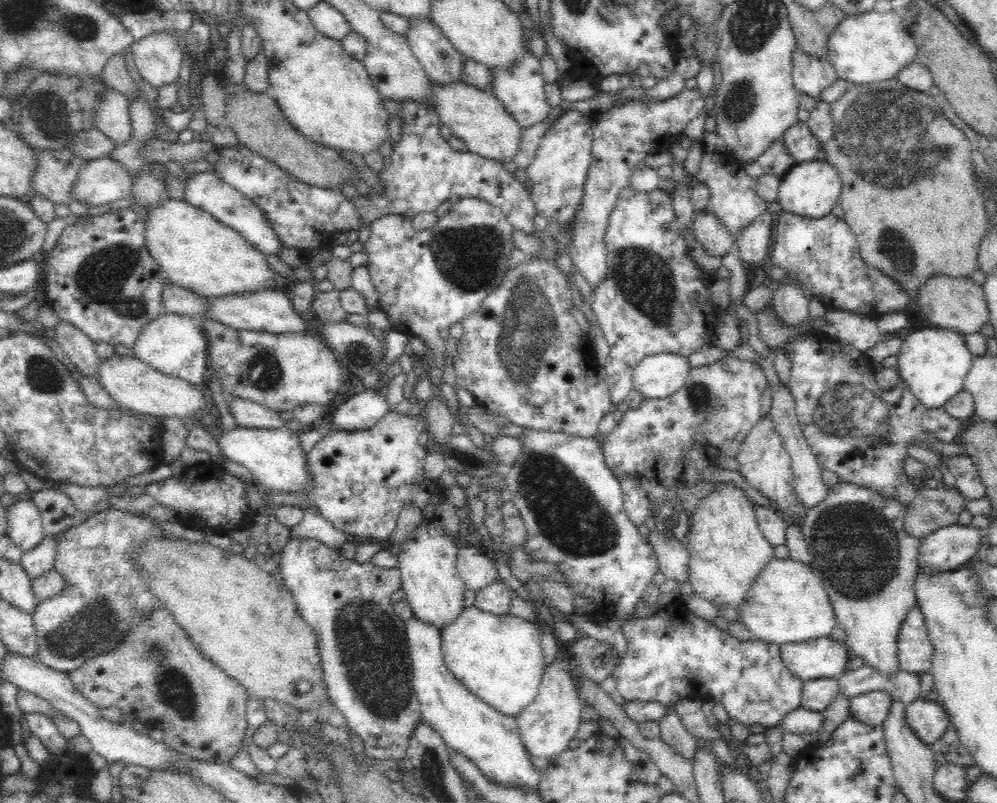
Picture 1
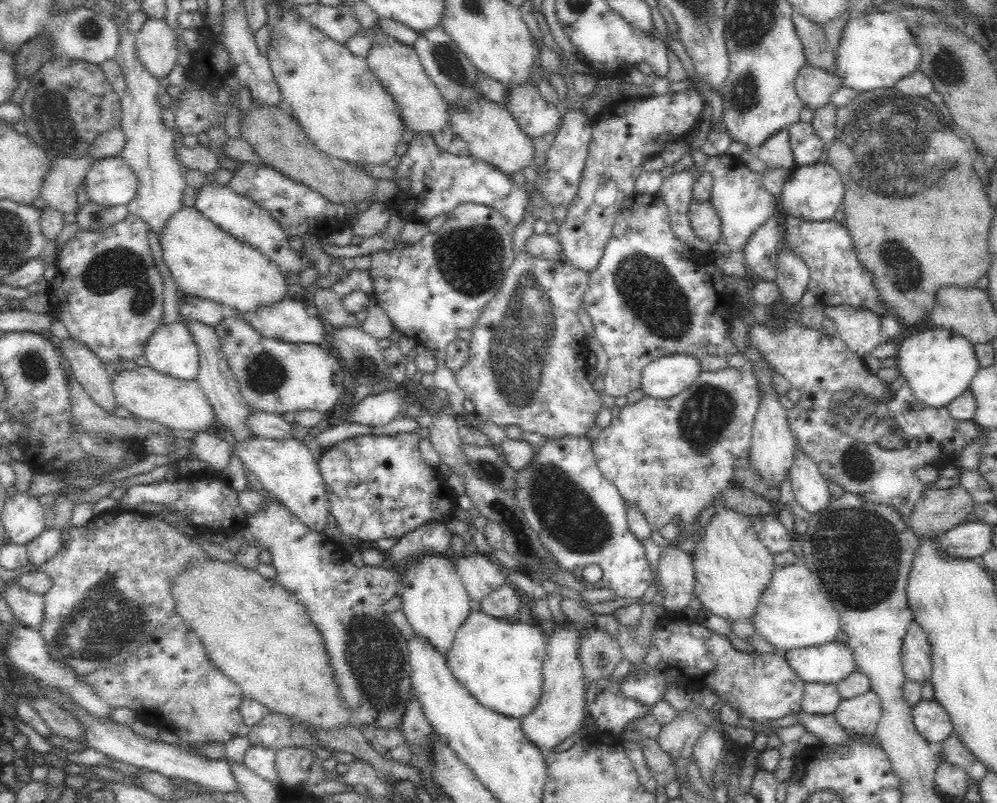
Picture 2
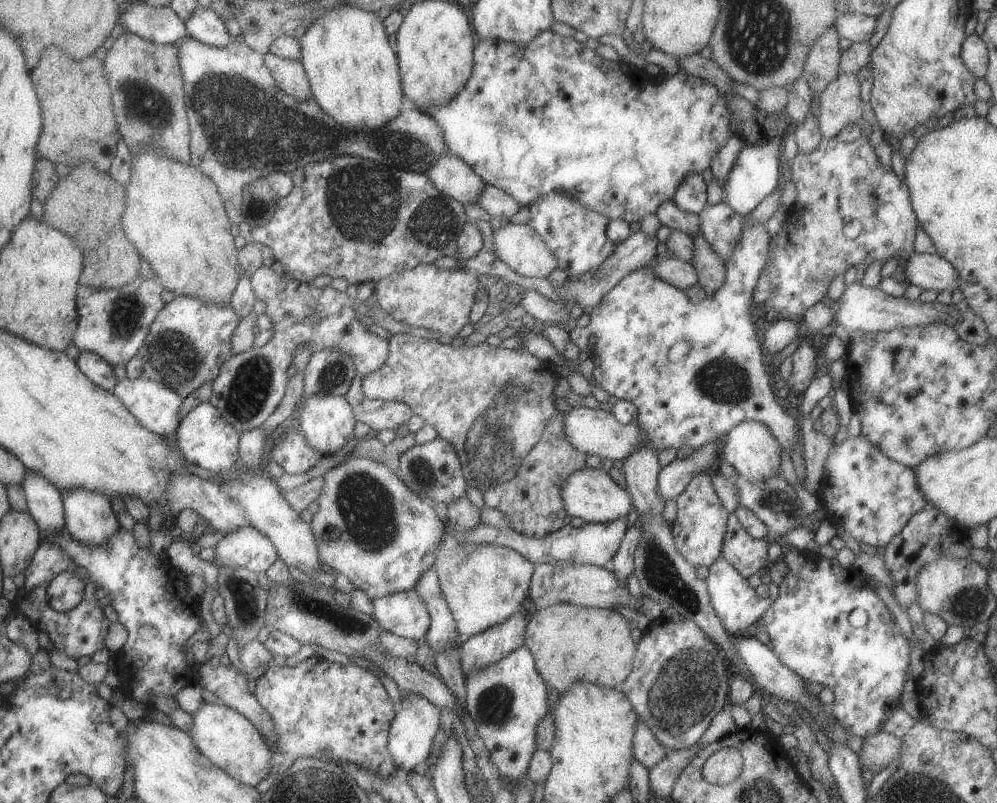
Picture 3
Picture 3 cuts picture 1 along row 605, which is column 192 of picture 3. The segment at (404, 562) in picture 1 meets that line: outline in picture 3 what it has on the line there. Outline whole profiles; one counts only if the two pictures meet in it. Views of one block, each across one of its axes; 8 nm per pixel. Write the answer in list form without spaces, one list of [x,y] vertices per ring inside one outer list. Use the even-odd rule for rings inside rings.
[[[199,403],[181,419],[176,430],[176,446],[189,464],[211,473],[227,472],[238,463],[239,433],[223,420],[211,403]]]

